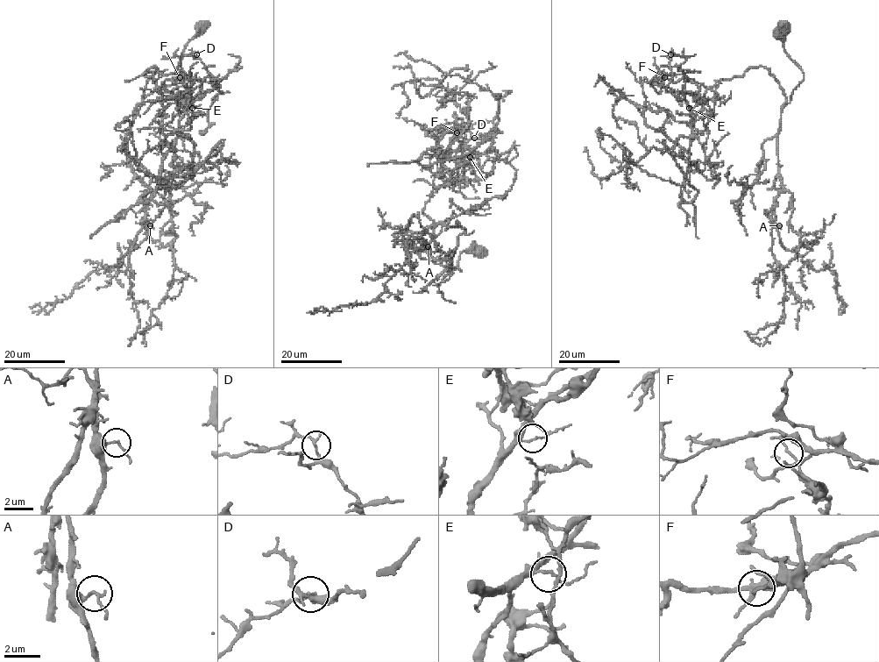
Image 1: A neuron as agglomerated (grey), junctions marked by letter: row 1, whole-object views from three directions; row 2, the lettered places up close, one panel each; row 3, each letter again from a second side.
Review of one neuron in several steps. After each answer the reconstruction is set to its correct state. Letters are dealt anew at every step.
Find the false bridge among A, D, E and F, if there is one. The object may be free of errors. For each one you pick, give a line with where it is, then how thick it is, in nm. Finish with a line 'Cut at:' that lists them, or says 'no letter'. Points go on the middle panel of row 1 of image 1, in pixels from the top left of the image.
F: place (457, 132); calibre 130 nm
Cut at: F

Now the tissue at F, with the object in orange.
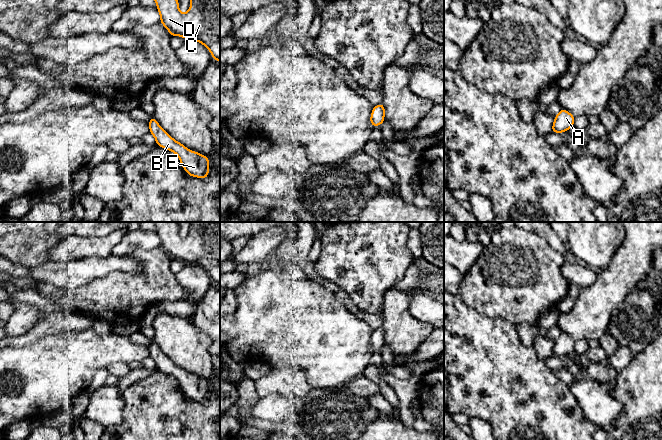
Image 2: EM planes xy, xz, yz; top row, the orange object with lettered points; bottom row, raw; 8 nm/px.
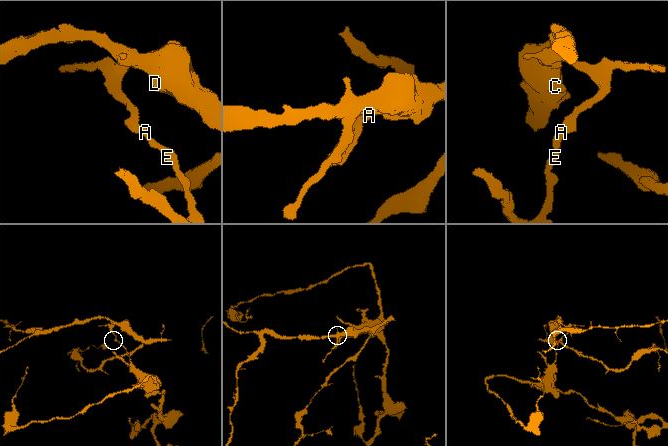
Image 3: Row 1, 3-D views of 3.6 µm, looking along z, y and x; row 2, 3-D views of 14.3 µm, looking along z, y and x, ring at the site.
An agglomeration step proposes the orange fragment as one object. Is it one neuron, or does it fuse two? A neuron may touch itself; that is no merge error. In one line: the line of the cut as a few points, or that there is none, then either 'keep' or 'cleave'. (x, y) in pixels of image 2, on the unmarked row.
xz (372, 334), (377, 339), (377, 346), (379, 348) | cleave

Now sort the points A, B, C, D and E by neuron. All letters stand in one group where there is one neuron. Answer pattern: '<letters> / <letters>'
A C D / B E

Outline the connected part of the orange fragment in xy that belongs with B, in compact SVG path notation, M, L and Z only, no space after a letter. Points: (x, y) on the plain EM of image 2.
M160 349L149 350L150 357L156 364L156 369L175 377L183 393L189 400L206 403L209 398L209 381L189 374L180 366L173 363Z

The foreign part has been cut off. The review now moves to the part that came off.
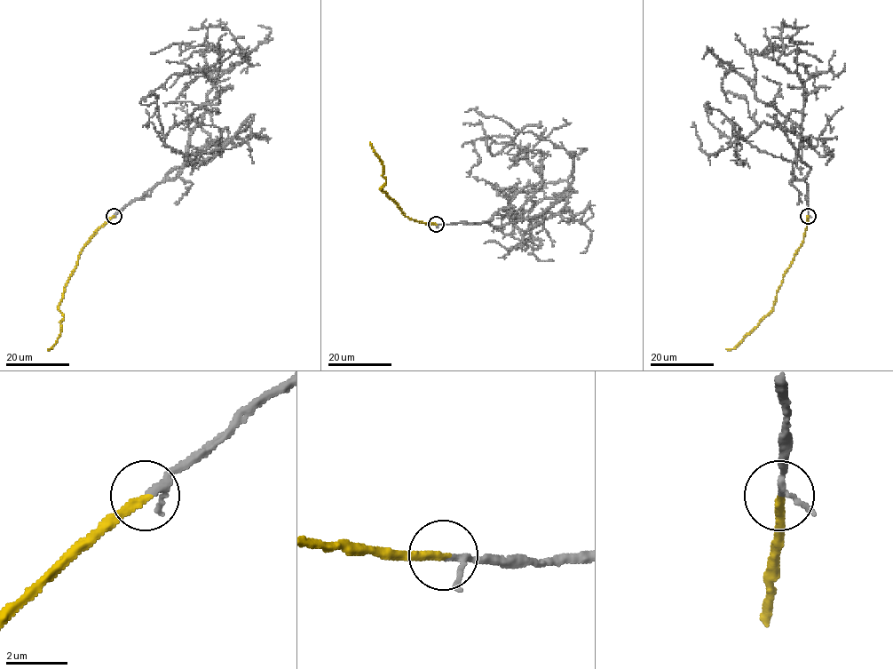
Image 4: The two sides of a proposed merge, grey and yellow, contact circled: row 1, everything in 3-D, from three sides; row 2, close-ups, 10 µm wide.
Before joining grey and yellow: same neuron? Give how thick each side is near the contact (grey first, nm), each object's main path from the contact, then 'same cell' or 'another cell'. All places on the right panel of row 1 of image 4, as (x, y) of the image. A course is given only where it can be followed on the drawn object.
170 nm thick on the grey side, 280 nm on the other; grey runs (808, 216), (807, 184), (793, 164), (810, 144), (762, 123), (707, 154), (695, 126); yellow runs (808, 216), (803, 242), (785, 274), (772, 309), (734, 347), (725, 348); same cell

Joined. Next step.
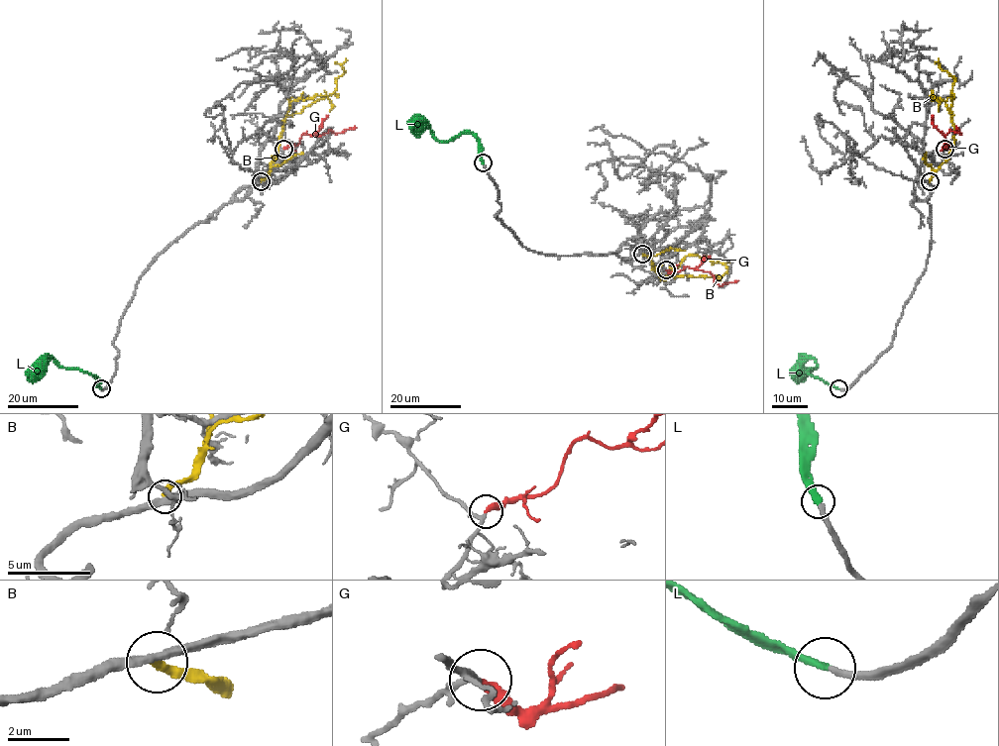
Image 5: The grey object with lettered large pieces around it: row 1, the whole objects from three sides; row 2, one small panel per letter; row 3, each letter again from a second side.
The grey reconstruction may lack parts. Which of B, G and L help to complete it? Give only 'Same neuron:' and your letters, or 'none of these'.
Same neuron: G, L

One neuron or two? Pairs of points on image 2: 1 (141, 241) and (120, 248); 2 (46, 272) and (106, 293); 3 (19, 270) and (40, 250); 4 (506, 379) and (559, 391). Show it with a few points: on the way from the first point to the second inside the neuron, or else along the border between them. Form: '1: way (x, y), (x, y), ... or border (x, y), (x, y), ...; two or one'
1: way (136, 241), (131, 241), (125, 246); one
2: border (106, 276), (93, 279), (73, 289), (61, 289); two
3: border (10, 261), (22, 264), (28, 269); two
4: way (519, 391), (546, 391); one

